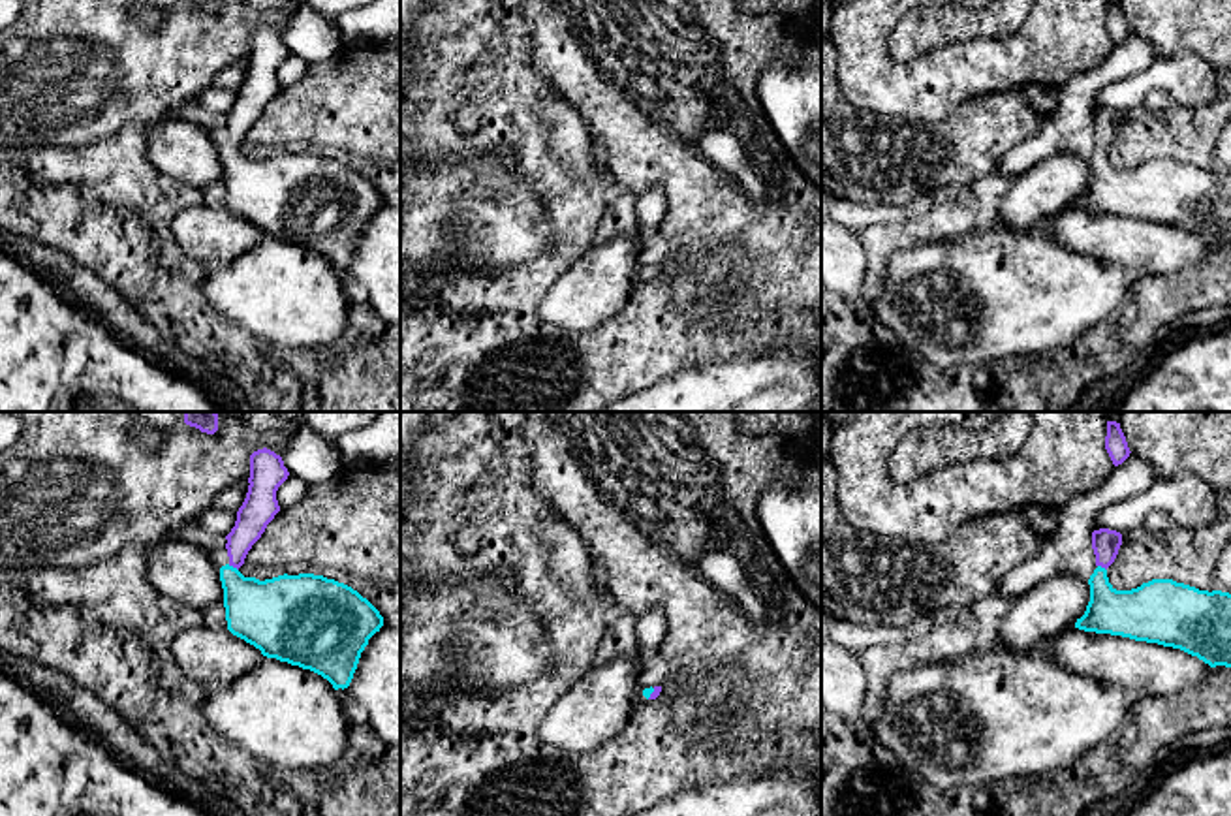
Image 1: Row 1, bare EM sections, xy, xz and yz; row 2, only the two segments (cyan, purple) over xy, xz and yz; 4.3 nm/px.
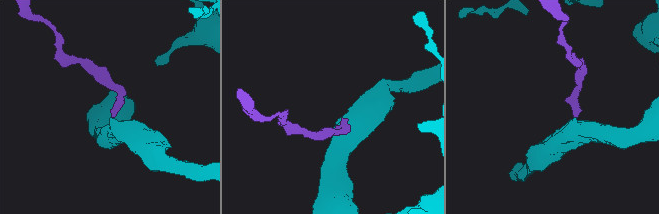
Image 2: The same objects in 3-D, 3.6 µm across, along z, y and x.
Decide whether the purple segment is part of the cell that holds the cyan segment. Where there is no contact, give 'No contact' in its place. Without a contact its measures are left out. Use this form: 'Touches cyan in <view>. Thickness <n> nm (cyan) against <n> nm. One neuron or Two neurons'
Touches cyan in xy. Thickness 280 nm (cyan) against 140 nm. One neuron

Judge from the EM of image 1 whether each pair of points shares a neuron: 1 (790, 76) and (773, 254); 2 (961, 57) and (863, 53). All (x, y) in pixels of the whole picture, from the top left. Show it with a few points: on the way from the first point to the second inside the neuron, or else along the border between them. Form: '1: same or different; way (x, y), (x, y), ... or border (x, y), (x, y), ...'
1: different; border (762, 106), (780, 145), (801, 172)
2: same; way (936, 74), (888, 74)

